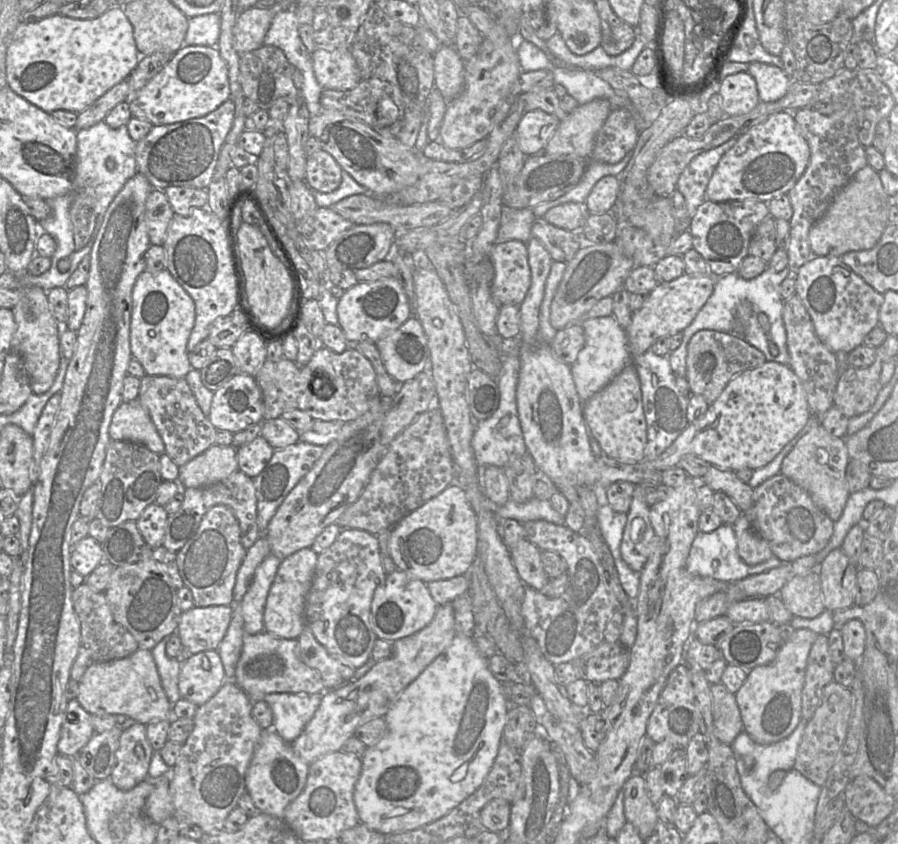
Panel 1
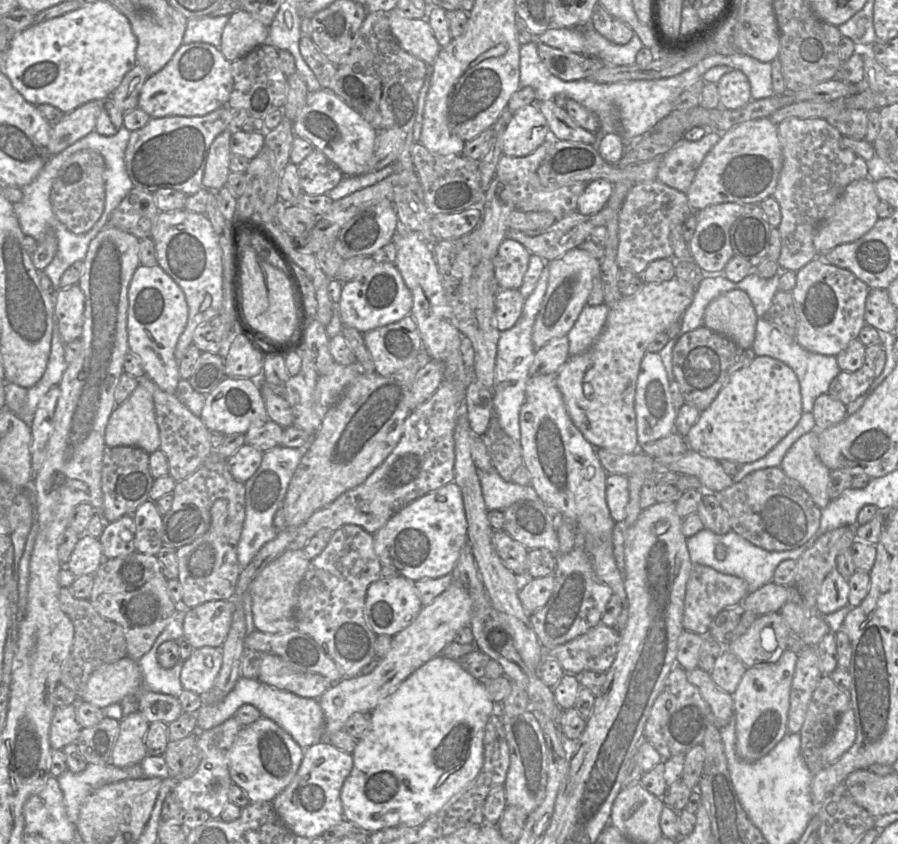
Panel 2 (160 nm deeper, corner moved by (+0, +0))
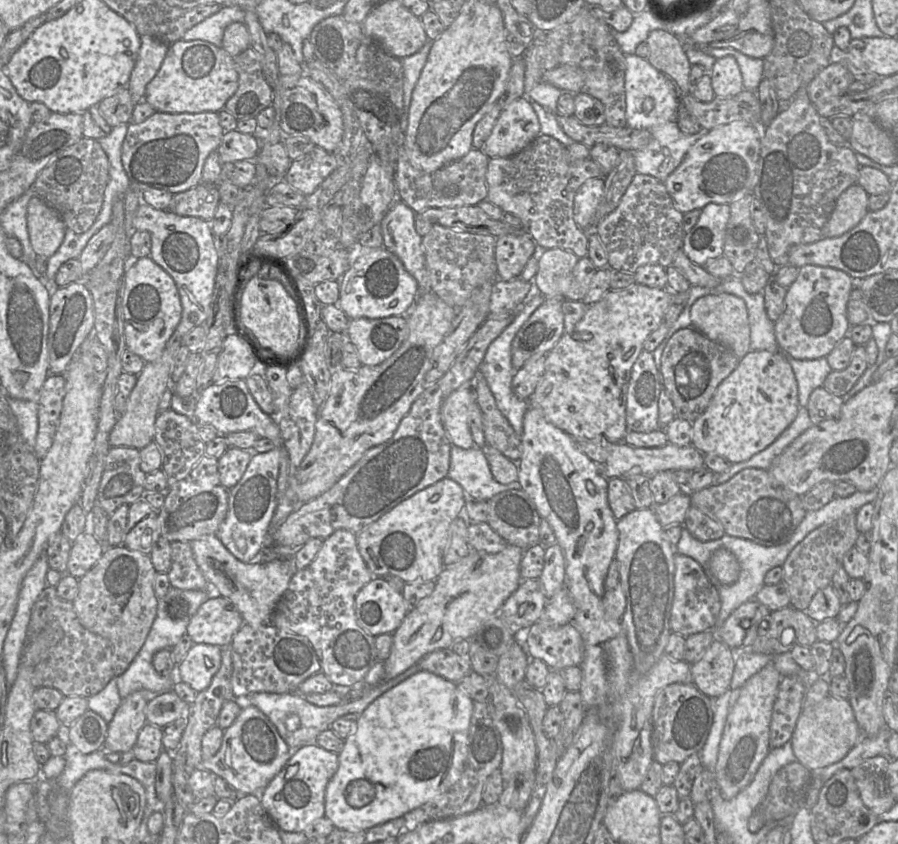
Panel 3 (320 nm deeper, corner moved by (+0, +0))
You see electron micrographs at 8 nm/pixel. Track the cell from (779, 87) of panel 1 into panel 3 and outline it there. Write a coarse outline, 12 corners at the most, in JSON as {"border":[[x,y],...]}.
{"border":[[733,48],[701,50],[715,59],[734,57],[744,89],[756,92],[763,79],[763,59]]}

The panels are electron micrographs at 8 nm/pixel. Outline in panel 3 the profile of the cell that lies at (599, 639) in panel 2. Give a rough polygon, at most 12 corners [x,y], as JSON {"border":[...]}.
{"border":[[539,620],[519,642],[551,670],[579,666],[583,640],[571,623]]}

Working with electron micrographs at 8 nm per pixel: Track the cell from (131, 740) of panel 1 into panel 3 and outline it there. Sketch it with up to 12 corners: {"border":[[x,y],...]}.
{"border":[[145,690],[122,699],[101,750],[127,752],[147,723]]}

